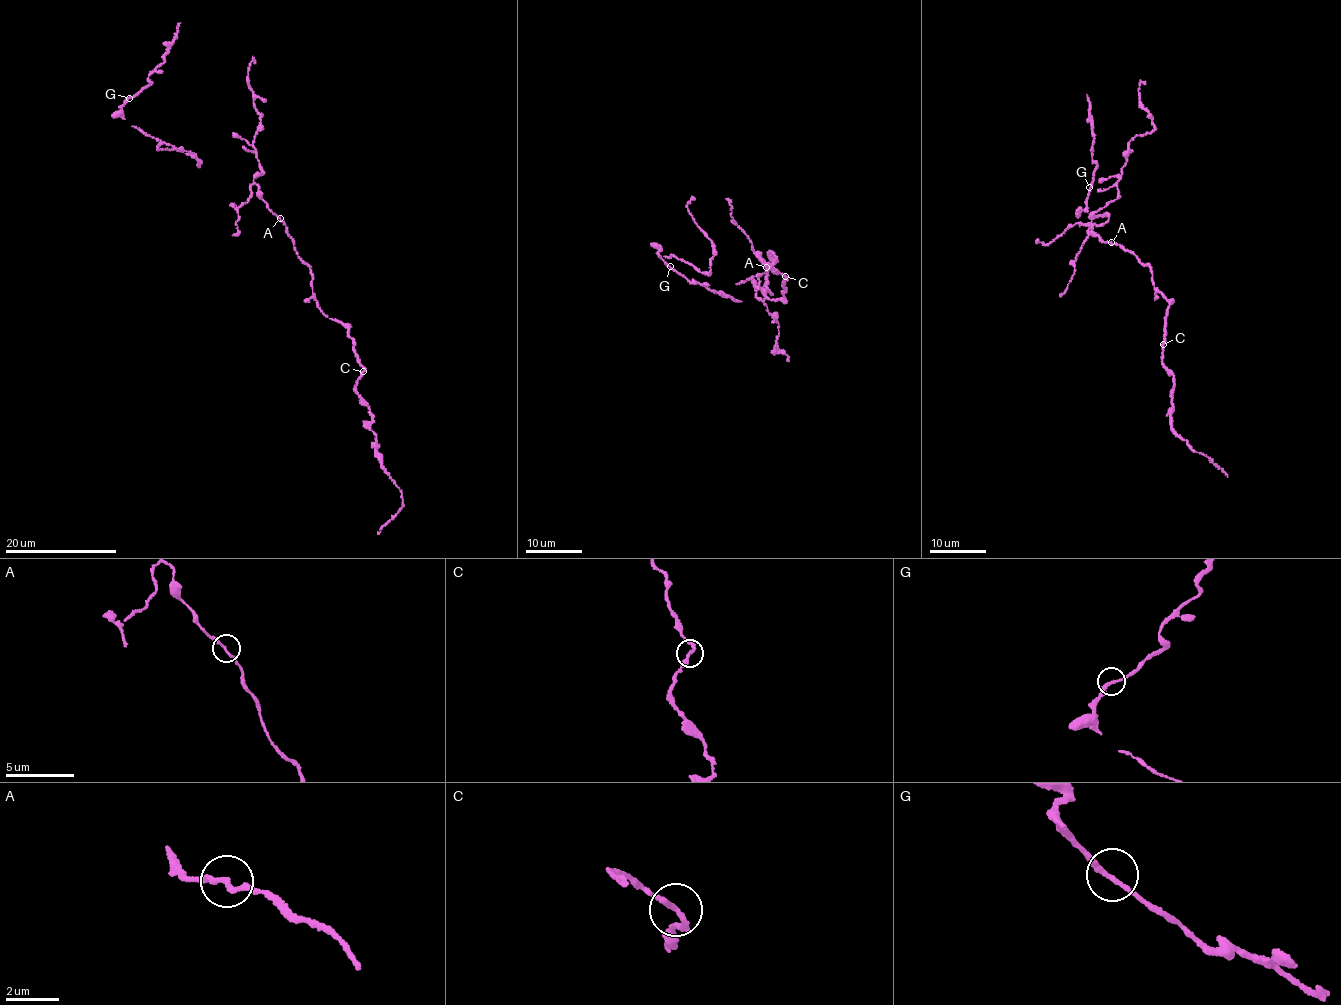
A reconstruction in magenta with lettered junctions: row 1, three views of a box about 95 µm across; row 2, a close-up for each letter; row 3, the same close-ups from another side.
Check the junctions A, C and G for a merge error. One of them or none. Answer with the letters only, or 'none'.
none

